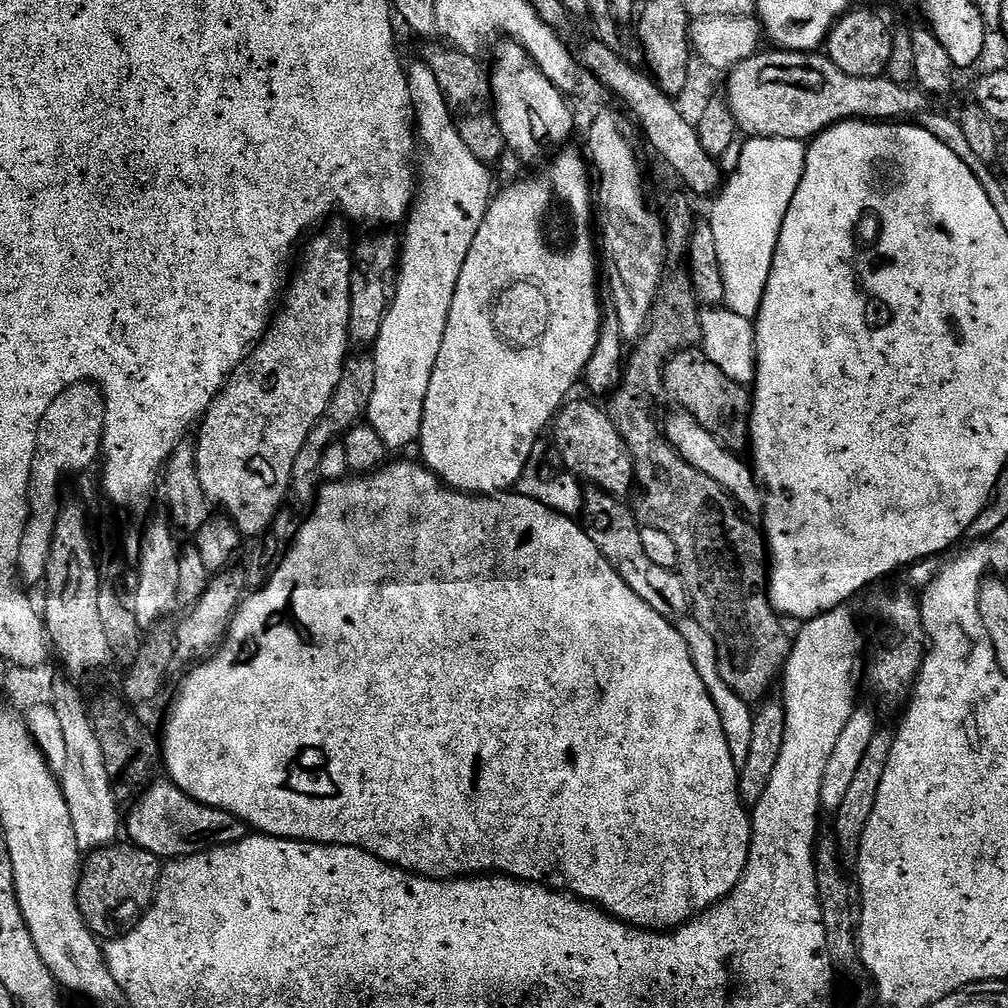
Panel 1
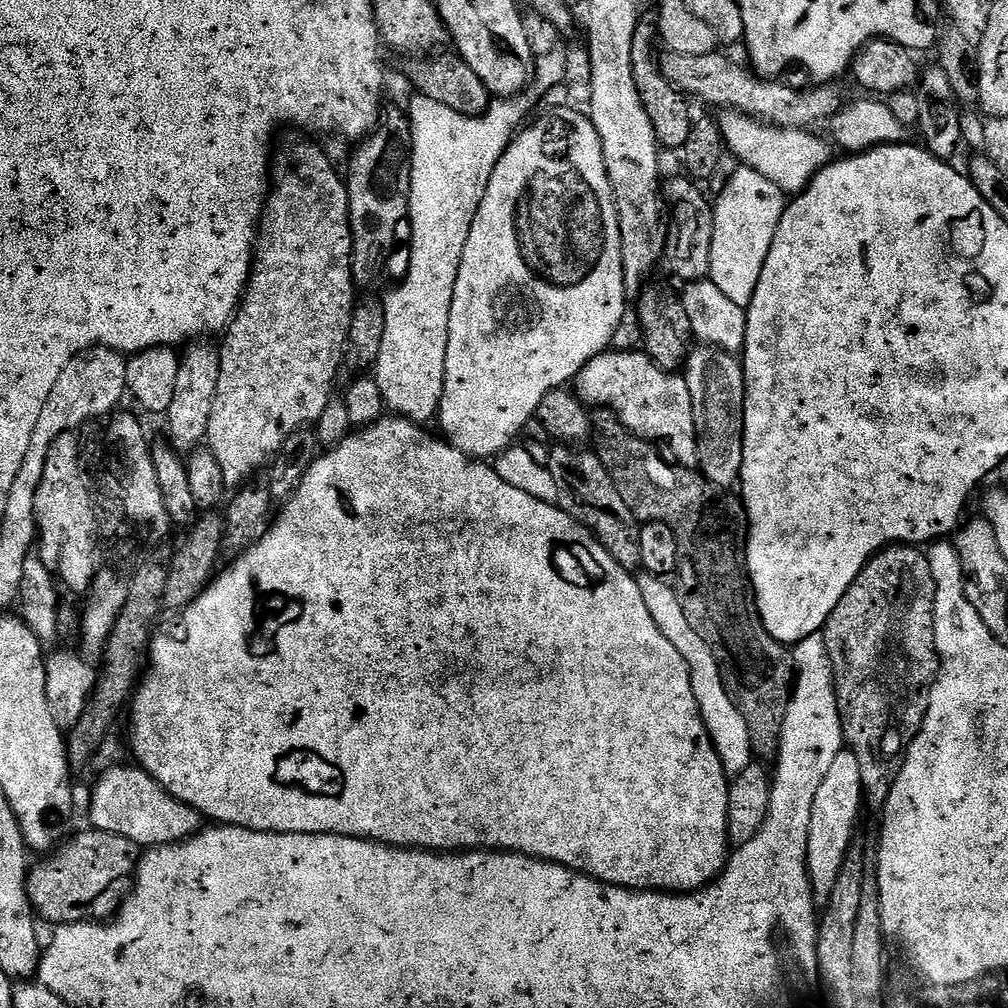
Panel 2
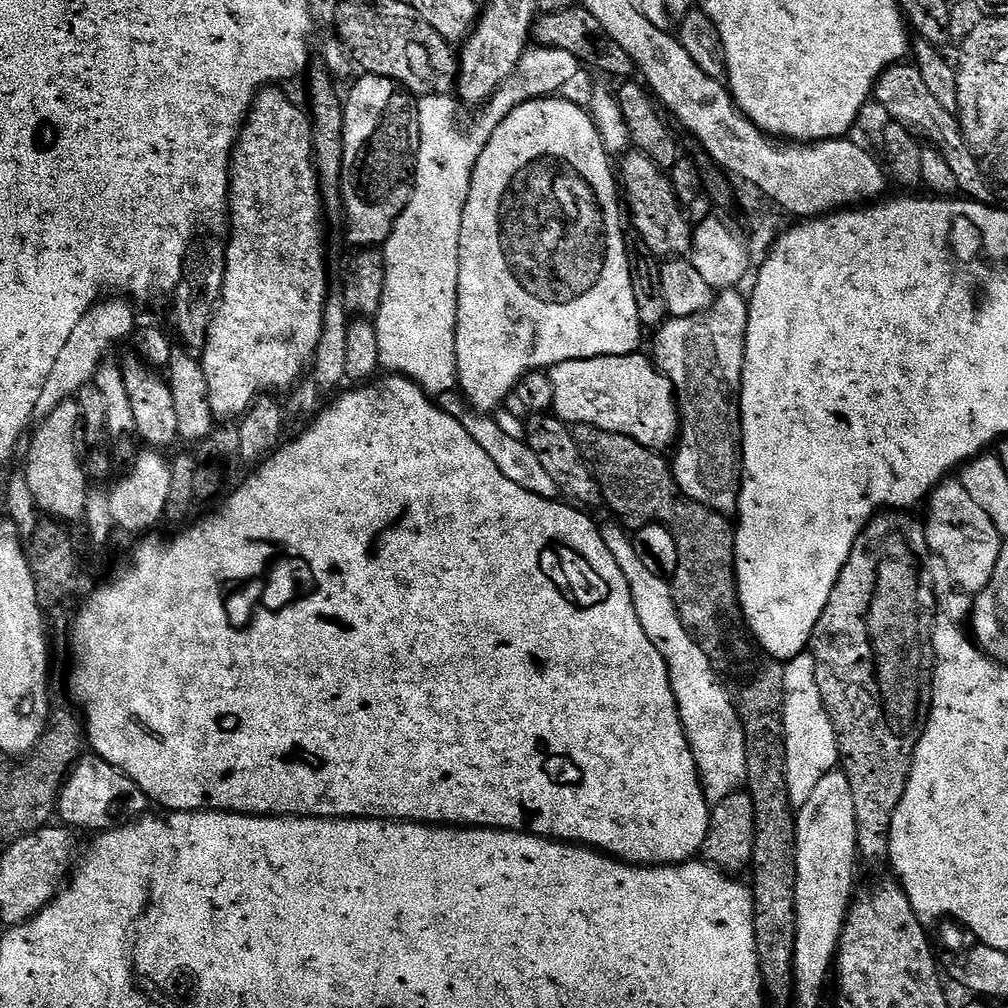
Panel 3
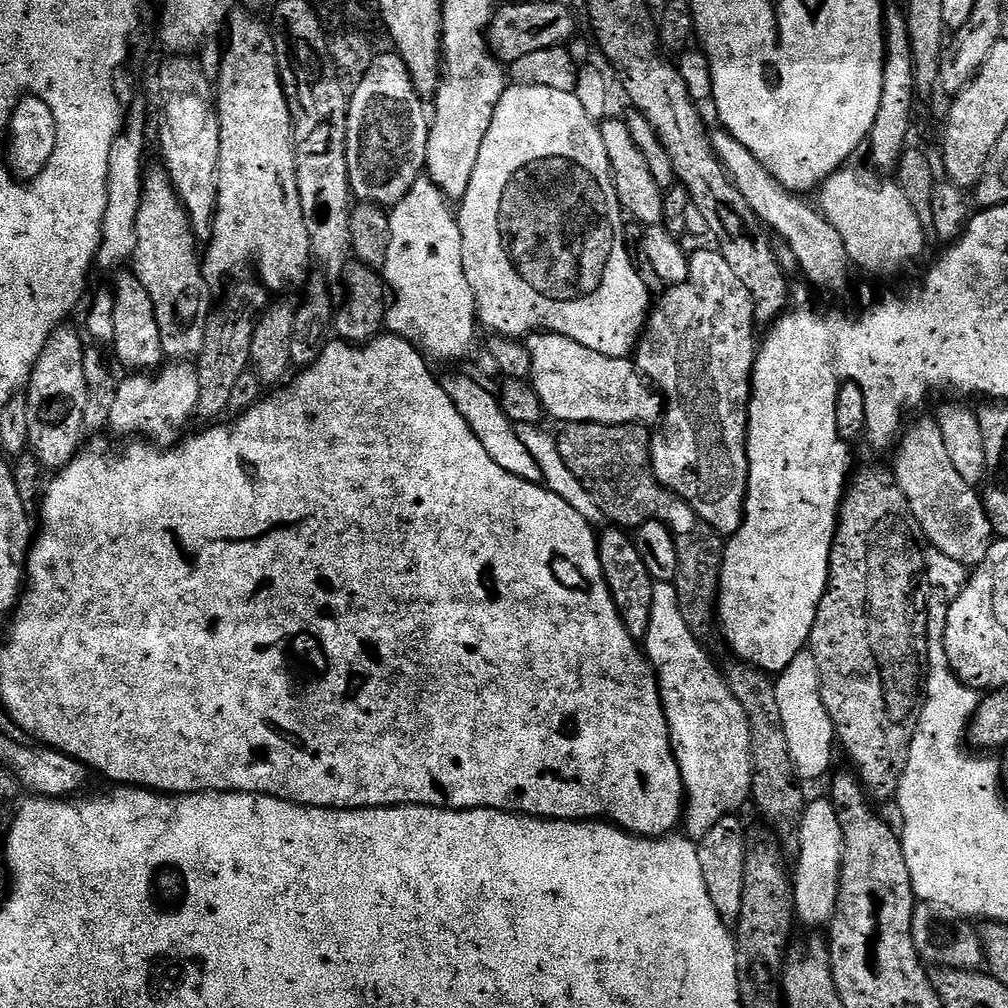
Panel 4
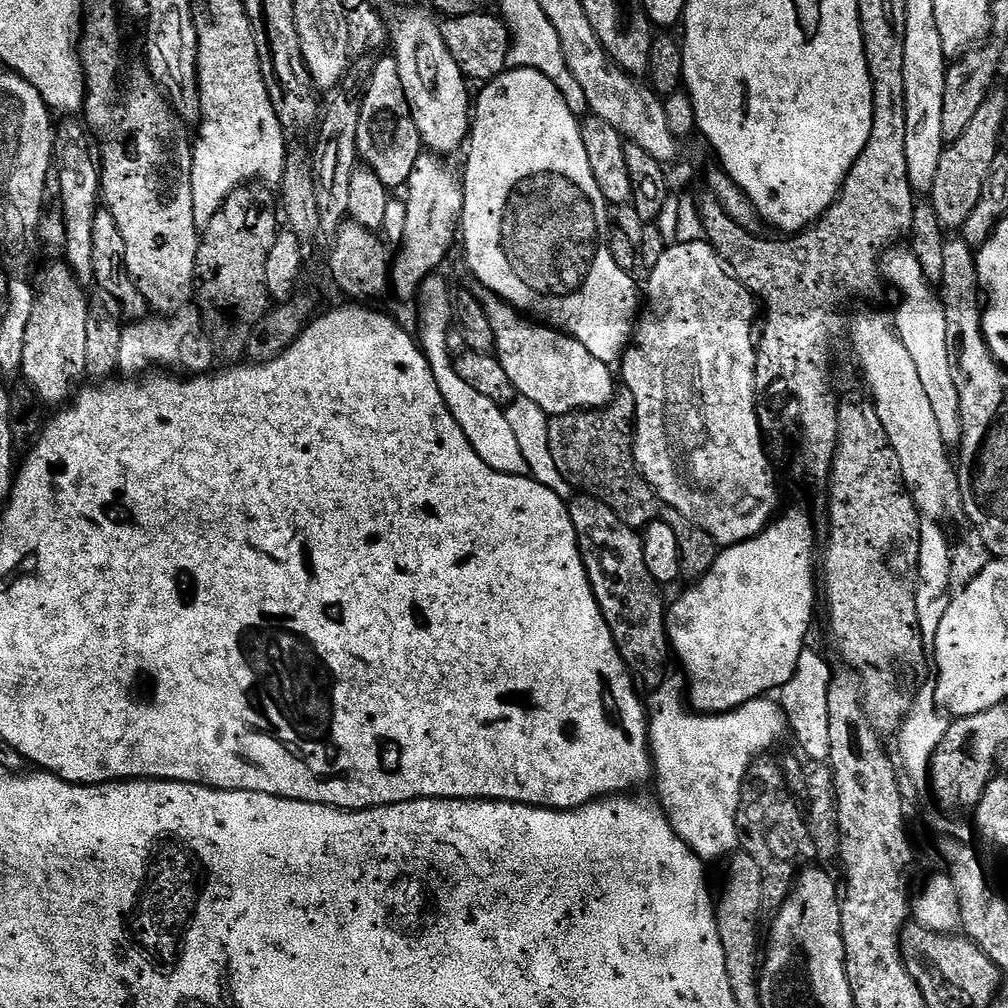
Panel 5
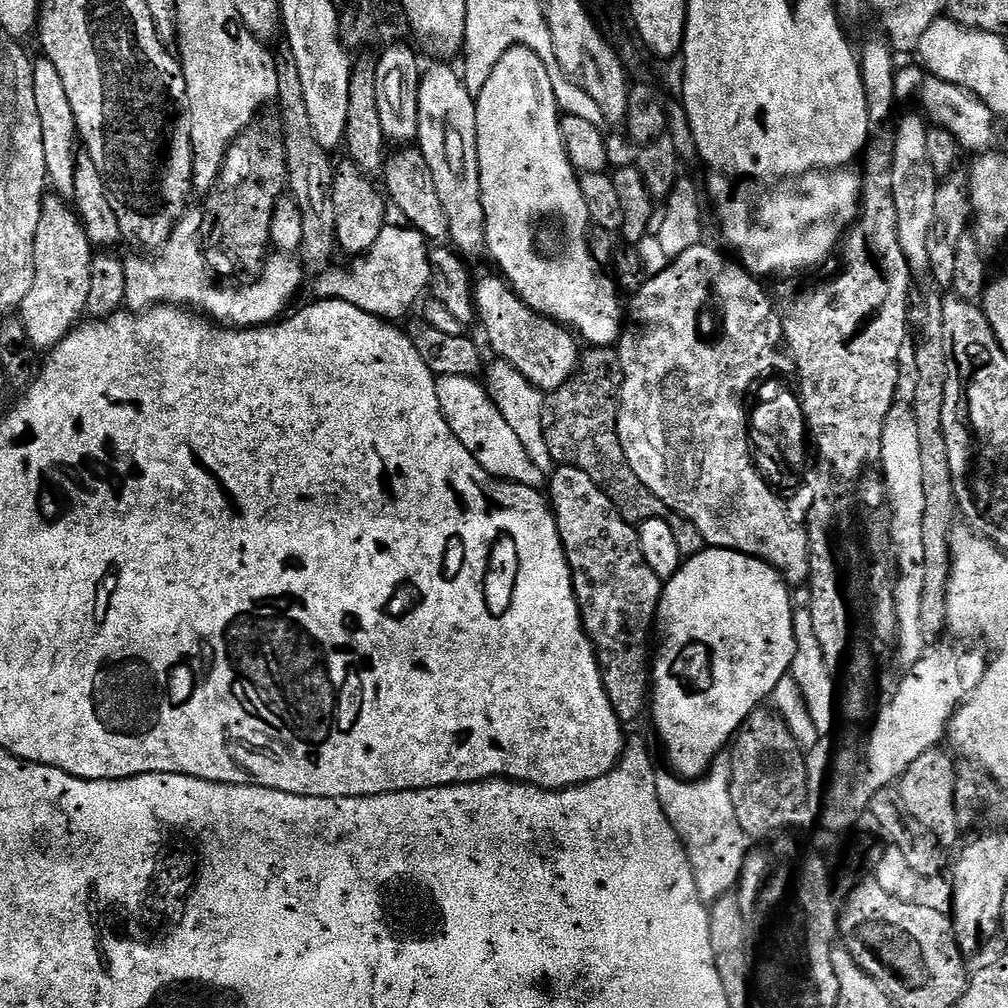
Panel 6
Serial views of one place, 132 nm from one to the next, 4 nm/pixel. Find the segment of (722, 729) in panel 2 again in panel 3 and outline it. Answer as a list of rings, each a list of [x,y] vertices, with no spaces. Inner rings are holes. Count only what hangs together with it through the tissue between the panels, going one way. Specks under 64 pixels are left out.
[[[611,523],[599,525],[600,537],[606,542],[606,550],[614,554],[614,562],[618,562],[618,570],[622,570],[630,586],[634,610],[638,614],[638,622],[642,622],[642,630],[646,630],[646,638],[654,642],[666,662],[680,721],[688,736],[688,744],[692,747],[704,797],[709,805],[715,806],[739,793],[746,784],[748,751],[740,715],[736,713],[728,689],[712,669],[710,658],[706,658],[702,646],[698,646],[682,626],[674,606],[671,583],[658,578],[658,574],[650,574],[650,570],[646,570],[638,558],[638,550],[634,550],[632,536],[619,523]]]

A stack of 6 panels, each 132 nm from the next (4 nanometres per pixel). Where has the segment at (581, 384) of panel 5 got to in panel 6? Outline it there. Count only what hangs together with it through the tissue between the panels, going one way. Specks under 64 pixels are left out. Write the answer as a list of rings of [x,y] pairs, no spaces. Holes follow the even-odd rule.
[[[404,146],[387,157],[382,169],[384,176],[383,191],[390,201],[391,207],[397,208],[405,216],[407,223],[424,235],[424,239],[436,246],[449,243],[446,210],[442,210],[442,202],[438,202],[438,190],[434,190],[434,174],[430,174],[430,165],[420,153],[419,147]],[[477,275],[472,298],[476,302],[478,324],[484,327],[488,344],[496,351],[495,355],[514,366],[518,374],[525,376],[541,392],[553,392],[576,373],[582,355],[577,337],[564,325],[540,316],[530,306],[526,306],[526,302],[522,302],[512,291],[512,285],[503,276]]]

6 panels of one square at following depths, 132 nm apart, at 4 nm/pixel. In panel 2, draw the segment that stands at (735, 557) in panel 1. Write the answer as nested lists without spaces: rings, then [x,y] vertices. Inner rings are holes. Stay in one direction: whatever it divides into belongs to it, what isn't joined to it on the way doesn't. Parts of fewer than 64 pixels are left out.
[[[600,410],[595,413],[594,427],[590,433],[591,439],[596,439],[594,451],[599,456],[601,462],[606,466],[606,470],[612,475],[612,478],[618,486],[626,506],[630,506],[630,510],[635,514],[636,519],[644,524],[653,524],[654,522],[662,522],[666,526],[670,526],[670,530],[674,530],[674,538],[678,538],[678,577],[680,576],[680,584],[678,583],[678,591],[680,593],[680,601],[682,602],[682,610],[686,610],[686,618],[690,622],[690,626],[694,626],[694,630],[698,630],[702,642],[706,642],[706,646],[710,646],[710,654],[714,654],[714,658],[720,664],[720,673],[722,674],[722,682],[726,686],[726,690],[730,694],[730,698],[734,702],[734,706],[742,714],[742,718],[746,718],[746,726],[750,730],[750,738],[752,739],[752,750],[757,757],[772,756],[775,757],[780,750],[780,735],[782,734],[782,726],[786,718],[786,710],[788,709],[788,701],[792,699],[792,690],[794,687],[794,665],[792,662],[792,653],[785,645],[777,644],[773,640],[772,635],[766,630],[766,626],[762,622],[762,618],[758,614],[758,606],[756,605],[756,595],[752,589],[752,579],[748,576],[748,530],[746,527],[745,517],[742,515],[741,509],[732,500],[723,500],[721,493],[711,484],[699,471],[691,468],[678,468],[668,463],[659,451],[649,441],[638,438],[634,433],[623,428],[616,415],[607,410]]]

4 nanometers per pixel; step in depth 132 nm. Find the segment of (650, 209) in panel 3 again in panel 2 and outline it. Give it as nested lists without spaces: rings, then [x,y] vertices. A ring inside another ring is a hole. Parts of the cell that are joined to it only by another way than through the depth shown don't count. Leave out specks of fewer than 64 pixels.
[[[680,174],[672,181],[665,183],[662,188],[662,200],[670,213],[670,223],[666,228],[666,264],[672,267],[672,272],[681,282],[703,280],[708,276],[710,270],[710,246],[714,238],[714,204],[711,199],[700,193],[701,185],[693,182],[687,175]]]

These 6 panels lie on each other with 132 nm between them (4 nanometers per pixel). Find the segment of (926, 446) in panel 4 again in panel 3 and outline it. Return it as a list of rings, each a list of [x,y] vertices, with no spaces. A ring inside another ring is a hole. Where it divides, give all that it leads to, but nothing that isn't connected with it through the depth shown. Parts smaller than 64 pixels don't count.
[[[946,478],[932,491],[926,501],[928,520],[924,524],[924,536],[928,540],[928,551],[944,565],[951,583],[957,584],[964,592],[979,594],[994,578],[994,566],[1002,547],[1002,538],[994,530],[994,522],[970,499],[970,494],[959,479]]]

